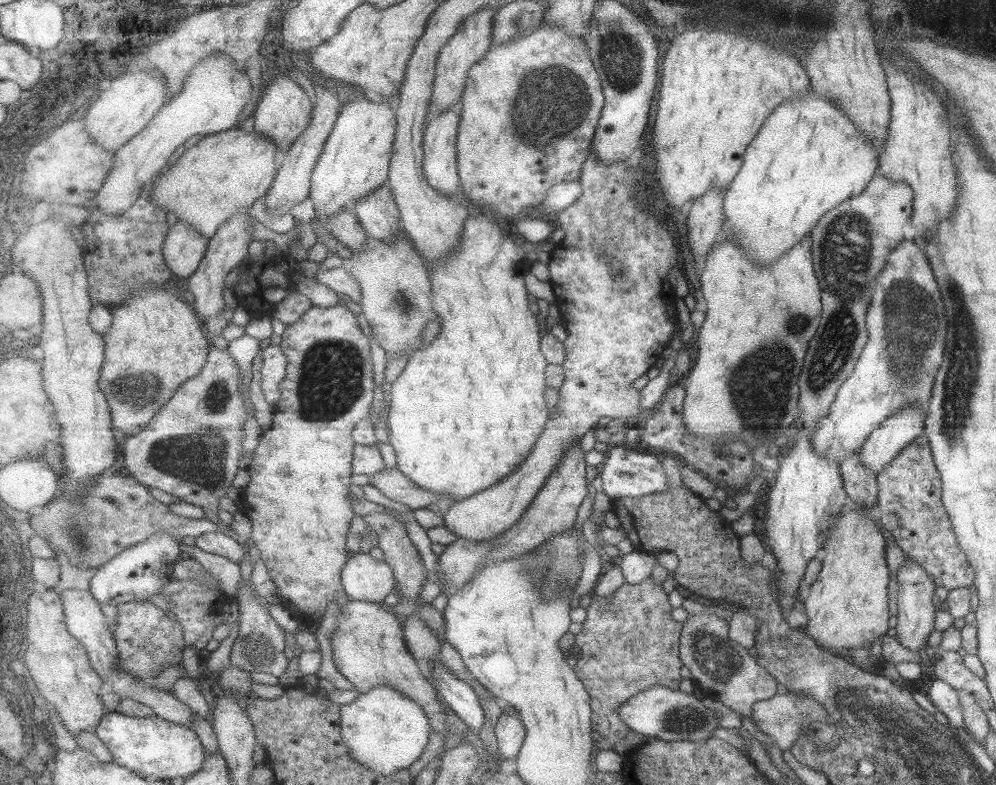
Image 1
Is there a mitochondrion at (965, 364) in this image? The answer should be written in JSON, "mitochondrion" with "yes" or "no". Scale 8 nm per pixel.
{"mitochondrion":"yes"}

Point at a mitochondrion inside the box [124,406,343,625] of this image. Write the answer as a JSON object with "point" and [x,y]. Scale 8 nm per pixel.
{"point":[207,463]}

